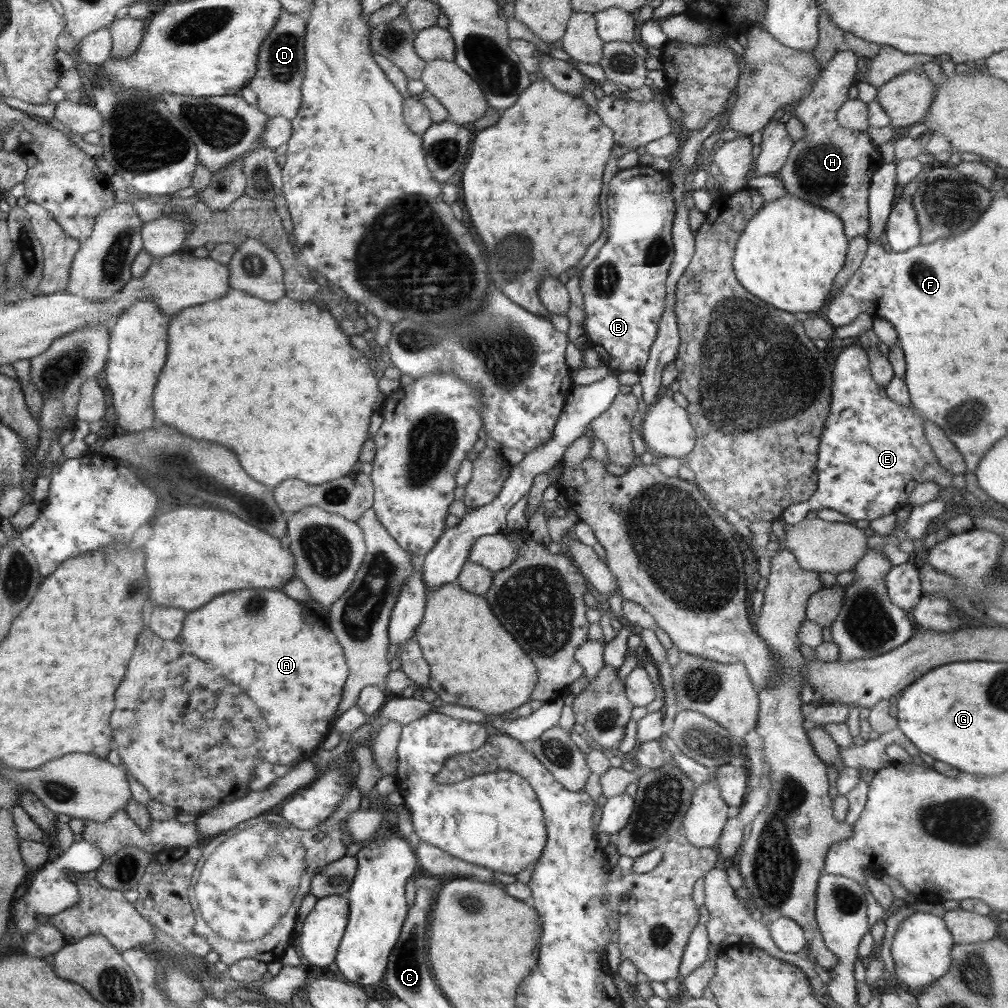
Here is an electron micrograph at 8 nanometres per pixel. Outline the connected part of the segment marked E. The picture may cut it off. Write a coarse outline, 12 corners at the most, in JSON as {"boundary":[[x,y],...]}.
{"boundary":[[846,347],[810,500],[794,525],[830,509],[872,521],[925,480],[952,476],[924,417],[872,378]]}

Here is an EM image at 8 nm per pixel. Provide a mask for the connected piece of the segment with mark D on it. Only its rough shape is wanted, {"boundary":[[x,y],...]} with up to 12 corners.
{"boundary":[[281,9],[249,88],[265,115],[297,115],[304,20]]}

